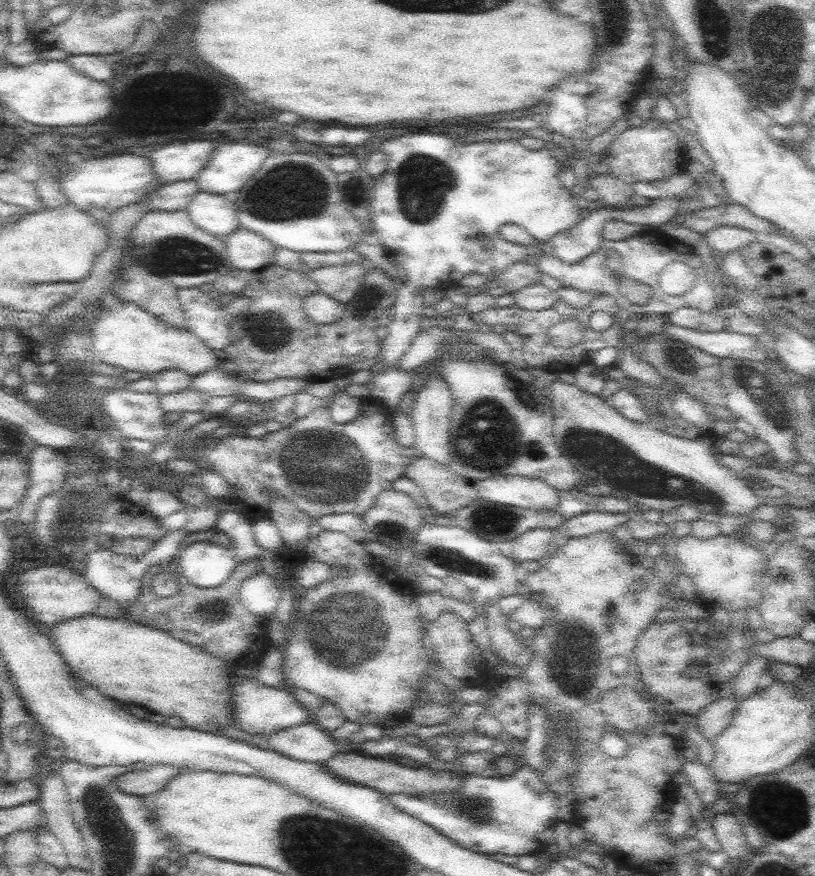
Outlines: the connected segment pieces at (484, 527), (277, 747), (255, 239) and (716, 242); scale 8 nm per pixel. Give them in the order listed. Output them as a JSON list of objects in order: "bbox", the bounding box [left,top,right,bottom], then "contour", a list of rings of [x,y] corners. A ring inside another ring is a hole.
[{"bbox":[456,497,566,546],"contour":[[[479,497],[474,499],[468,505],[468,508],[464,506],[462,510],[458,510],[458,516],[456,516],[456,525],[462,526],[462,528],[468,526],[468,530],[473,534],[501,546],[508,545],[514,538],[517,538],[534,528],[555,529],[556,527],[560,527],[564,521],[566,521],[566,518],[560,513],[558,507],[550,510],[524,509],[517,506],[488,502],[488,500]]]},{"bbox":[267,719,340,763],"contour":[[[313,719],[269,736],[267,747],[297,761],[326,763],[340,752],[332,732],[321,730]]]},{"bbox":[226,228,276,272],"contour":[[[240,228],[227,236],[226,252],[228,252],[228,262],[234,268],[246,272],[268,266],[274,260],[276,246],[262,234]]]},{"bbox":[704,226,760,257],"contour":[[[720,226],[708,231],[704,238],[718,257],[722,257],[725,253],[742,250],[760,236],[738,226]]]}]

